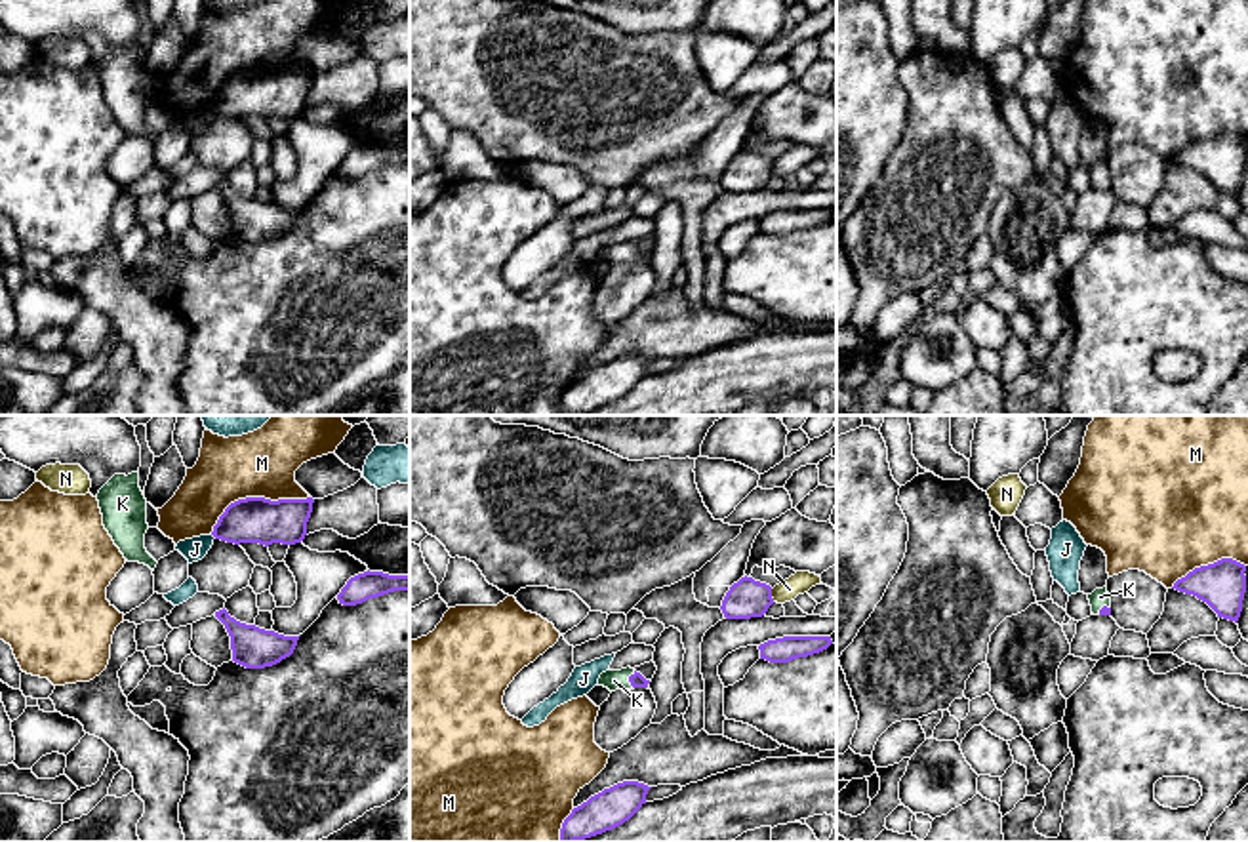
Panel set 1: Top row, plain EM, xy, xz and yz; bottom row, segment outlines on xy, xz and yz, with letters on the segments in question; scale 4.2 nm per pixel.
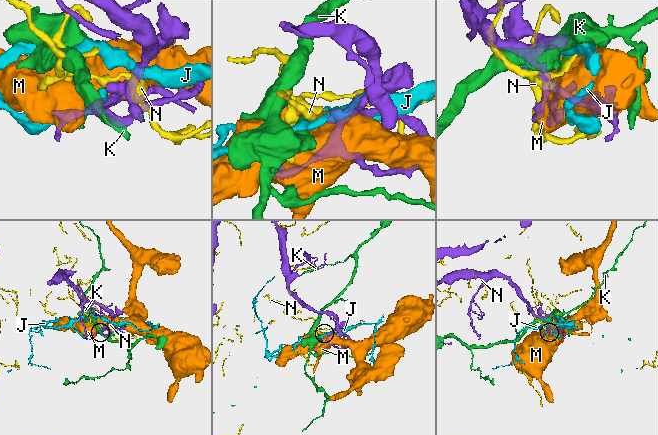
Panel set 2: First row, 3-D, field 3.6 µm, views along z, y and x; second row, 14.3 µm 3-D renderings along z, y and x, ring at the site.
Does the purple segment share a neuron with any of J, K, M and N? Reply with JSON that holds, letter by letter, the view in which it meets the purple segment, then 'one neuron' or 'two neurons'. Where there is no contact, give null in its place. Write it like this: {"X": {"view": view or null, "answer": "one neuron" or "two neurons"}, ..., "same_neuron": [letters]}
{"J": {"view": "xy", "answer": "two neurons"}, "K": {"view": "xz", "answer": "two neurons"}, "M": {"view": "xy", "answer": "two neurons"}, "N": {"view": "xz", "answer": "two neurons"}, "same_neuron": []}

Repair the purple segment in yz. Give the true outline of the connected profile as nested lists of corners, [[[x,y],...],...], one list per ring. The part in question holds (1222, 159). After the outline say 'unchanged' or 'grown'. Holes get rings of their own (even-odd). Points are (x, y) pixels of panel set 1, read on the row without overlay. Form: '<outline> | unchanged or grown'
[[[1221,131],[1214,137],[1195,141],[1178,152],[1172,162],[1197,170],[1206,175],[1218,190],[1237,196],[1246,166],[1244,145],[1244,137],[1233,131]]] | unchanged

